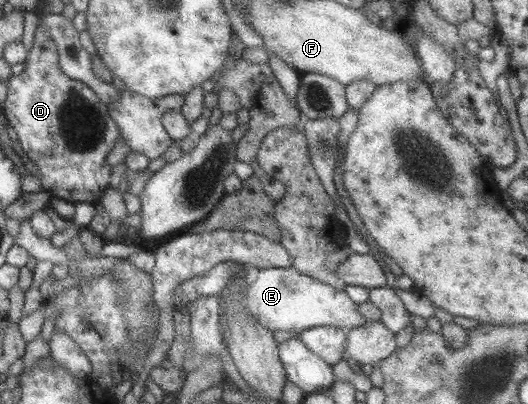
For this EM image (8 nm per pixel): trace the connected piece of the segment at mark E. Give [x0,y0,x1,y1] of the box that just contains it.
[244,267,366,335]

